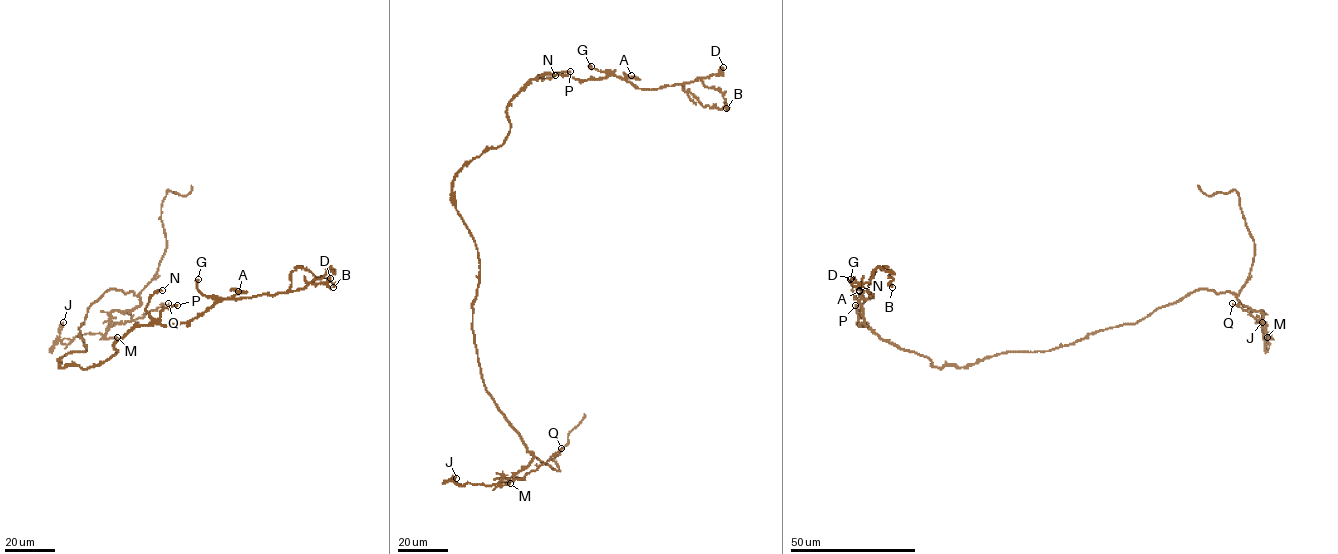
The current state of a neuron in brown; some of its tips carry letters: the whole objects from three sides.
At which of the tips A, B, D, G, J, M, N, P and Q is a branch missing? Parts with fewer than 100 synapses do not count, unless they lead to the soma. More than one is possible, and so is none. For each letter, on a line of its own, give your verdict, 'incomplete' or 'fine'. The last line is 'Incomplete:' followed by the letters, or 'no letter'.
A: fine
B: fine
D: fine
G: fine
J: fine
M: fine
N: fine
P: fine
Q: fine
Incomplete: no letter

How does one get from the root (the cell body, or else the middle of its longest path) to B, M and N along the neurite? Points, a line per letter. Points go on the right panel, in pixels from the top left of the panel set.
B: (1007, 352), (940, 369), (882, 340), (858, 325), (859, 301), (873, 296), (877, 268), (890, 272), (892, 287)
M: (1007, 352), (1073, 344), (1136, 323), (1200, 289), (1235, 293), (1262, 310), (1267, 337)
N: (1007, 352), (964, 367), (936, 367), (926, 356), (882, 340), (858, 322), (863, 302), (859, 290)

